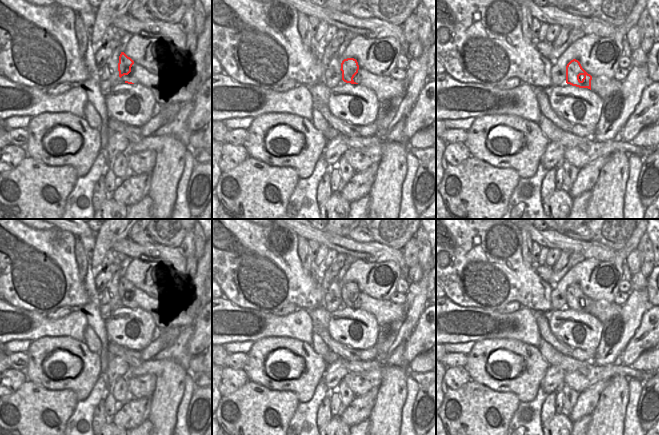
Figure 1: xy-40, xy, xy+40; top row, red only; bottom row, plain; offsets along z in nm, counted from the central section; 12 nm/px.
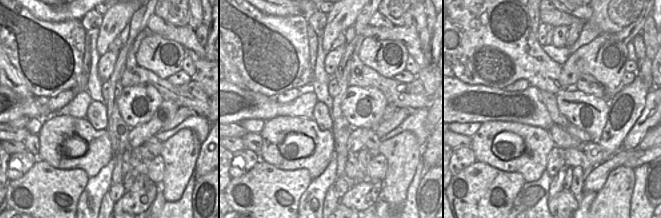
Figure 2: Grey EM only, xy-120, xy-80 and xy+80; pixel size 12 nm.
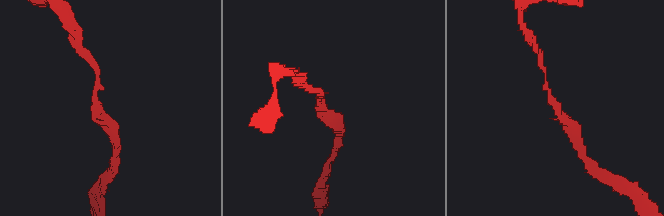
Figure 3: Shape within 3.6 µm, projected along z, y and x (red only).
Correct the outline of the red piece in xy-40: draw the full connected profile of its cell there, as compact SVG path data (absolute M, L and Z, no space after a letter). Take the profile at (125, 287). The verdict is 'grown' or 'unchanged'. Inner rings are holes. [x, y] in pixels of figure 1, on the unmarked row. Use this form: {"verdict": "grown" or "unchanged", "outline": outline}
{"verdict": "unchanged", "outline": "M121 276L118 287L119 301L121 302L124 299L128 299L131 296L131 291L133 288L134 285L124 276Z"}

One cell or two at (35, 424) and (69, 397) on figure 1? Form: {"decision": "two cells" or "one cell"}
{"decision": "one cell"}

